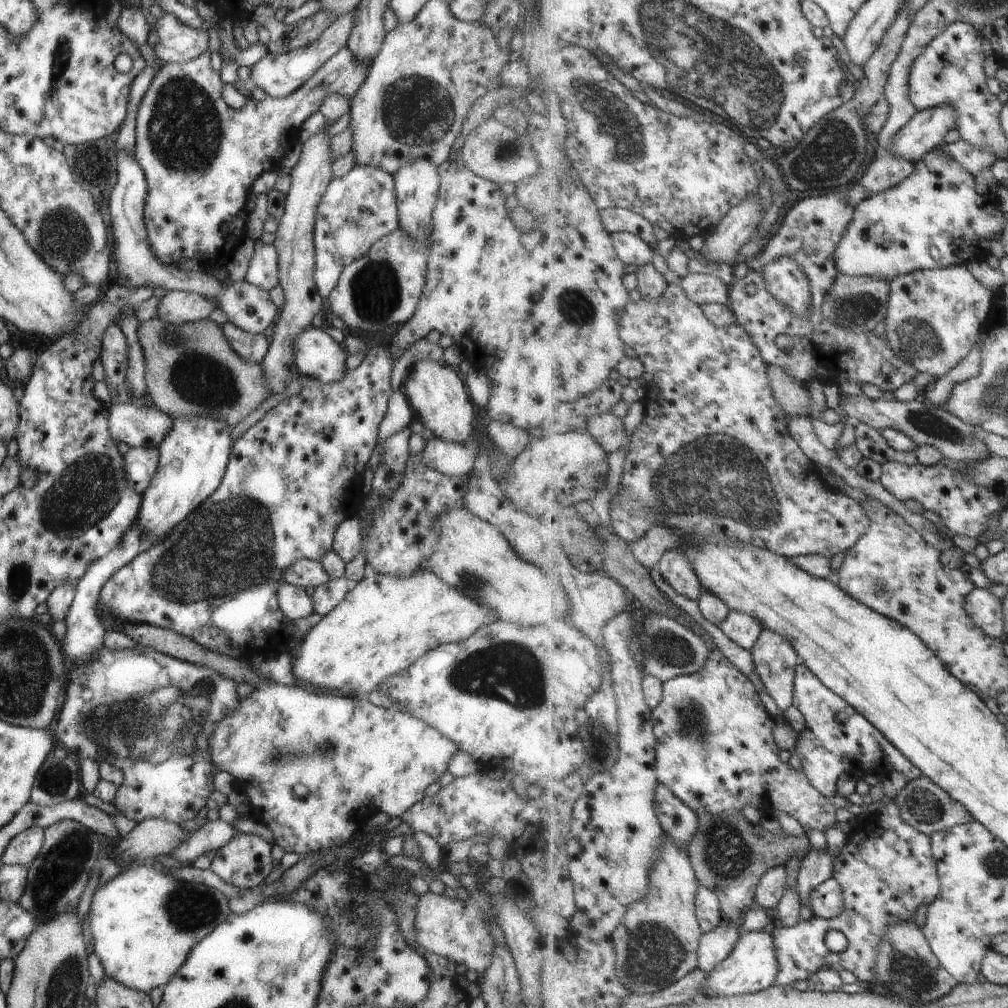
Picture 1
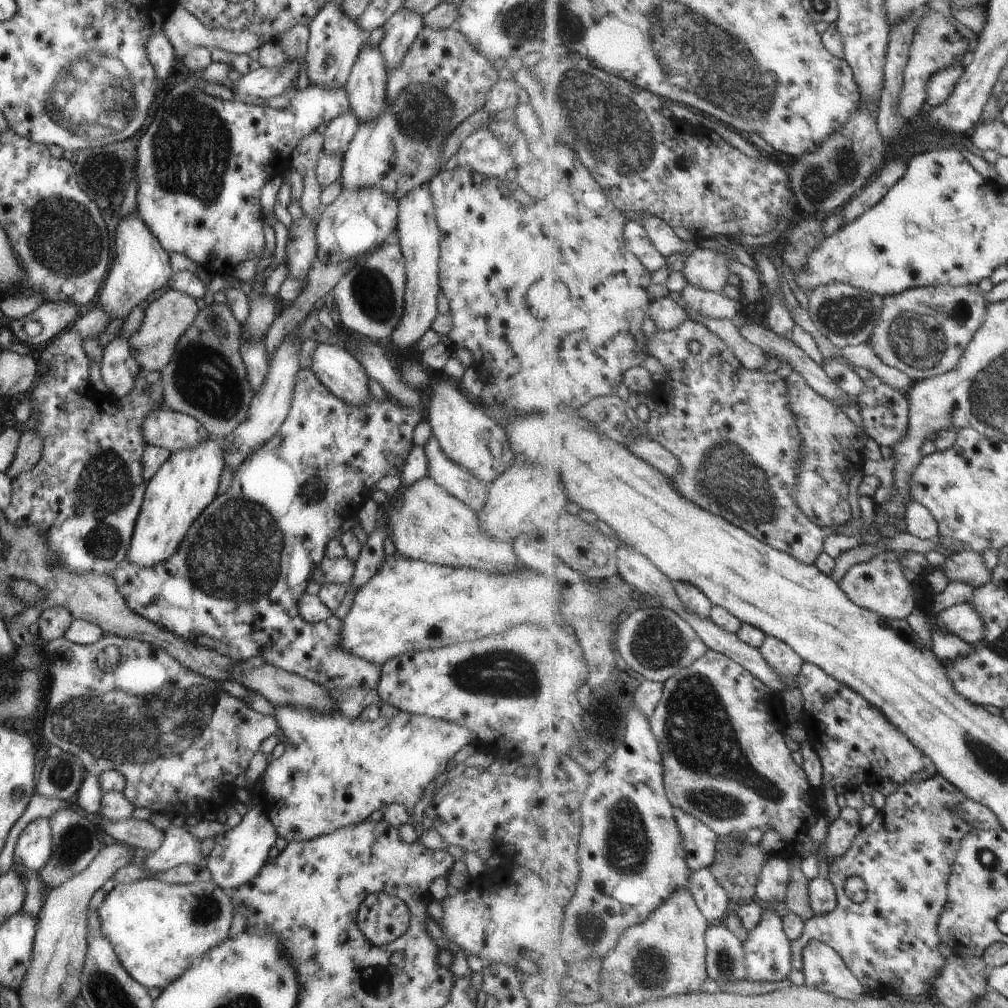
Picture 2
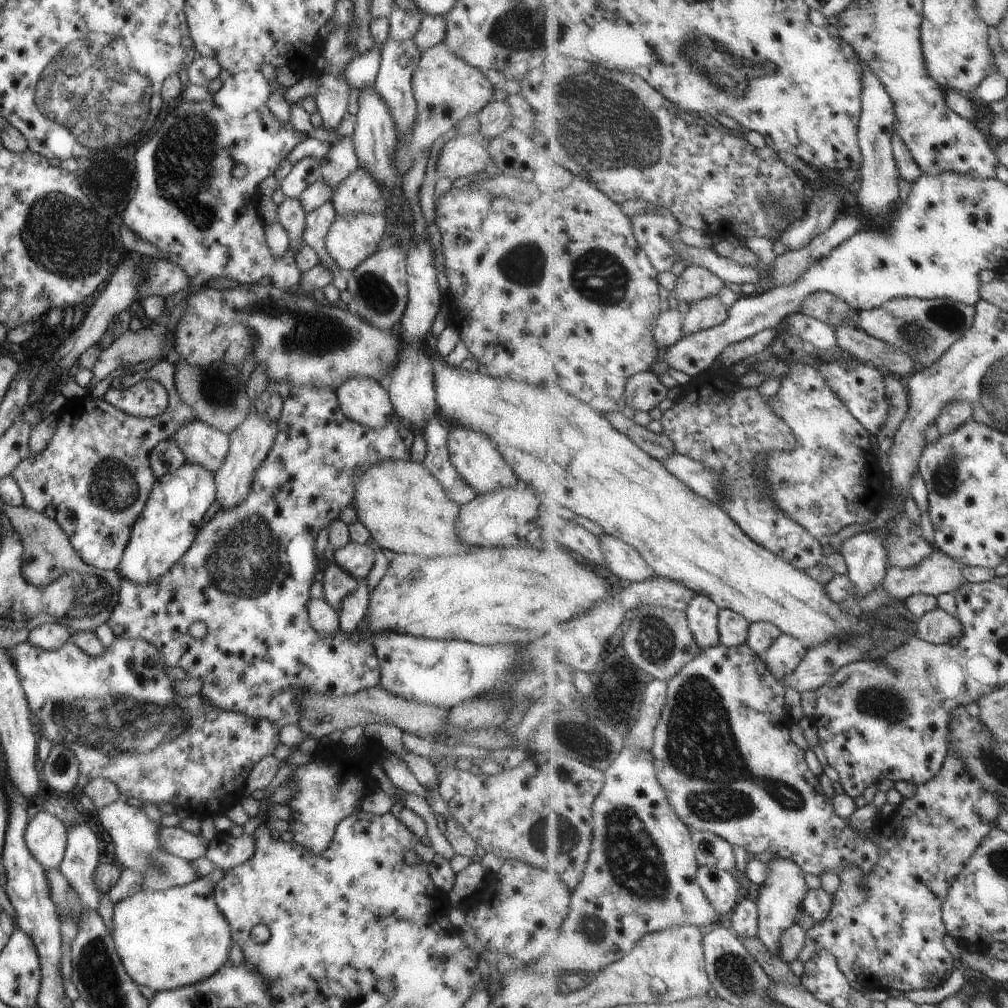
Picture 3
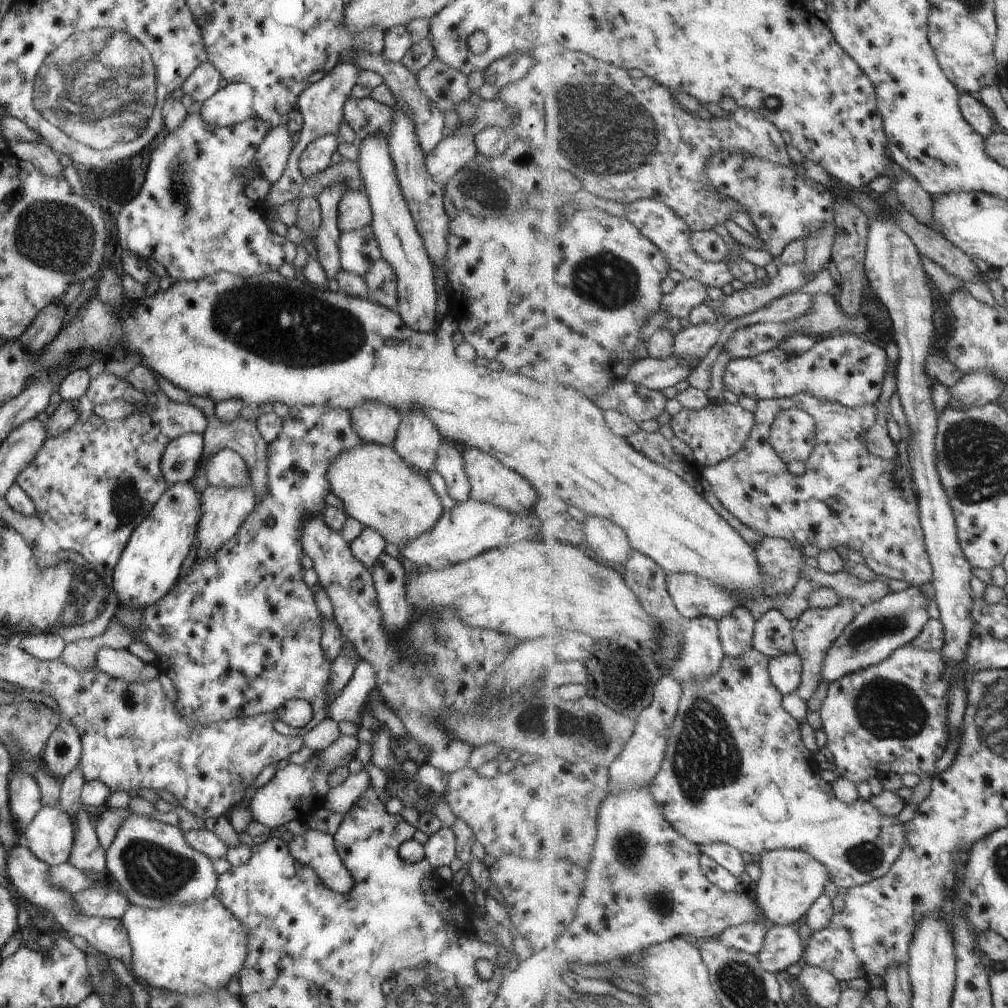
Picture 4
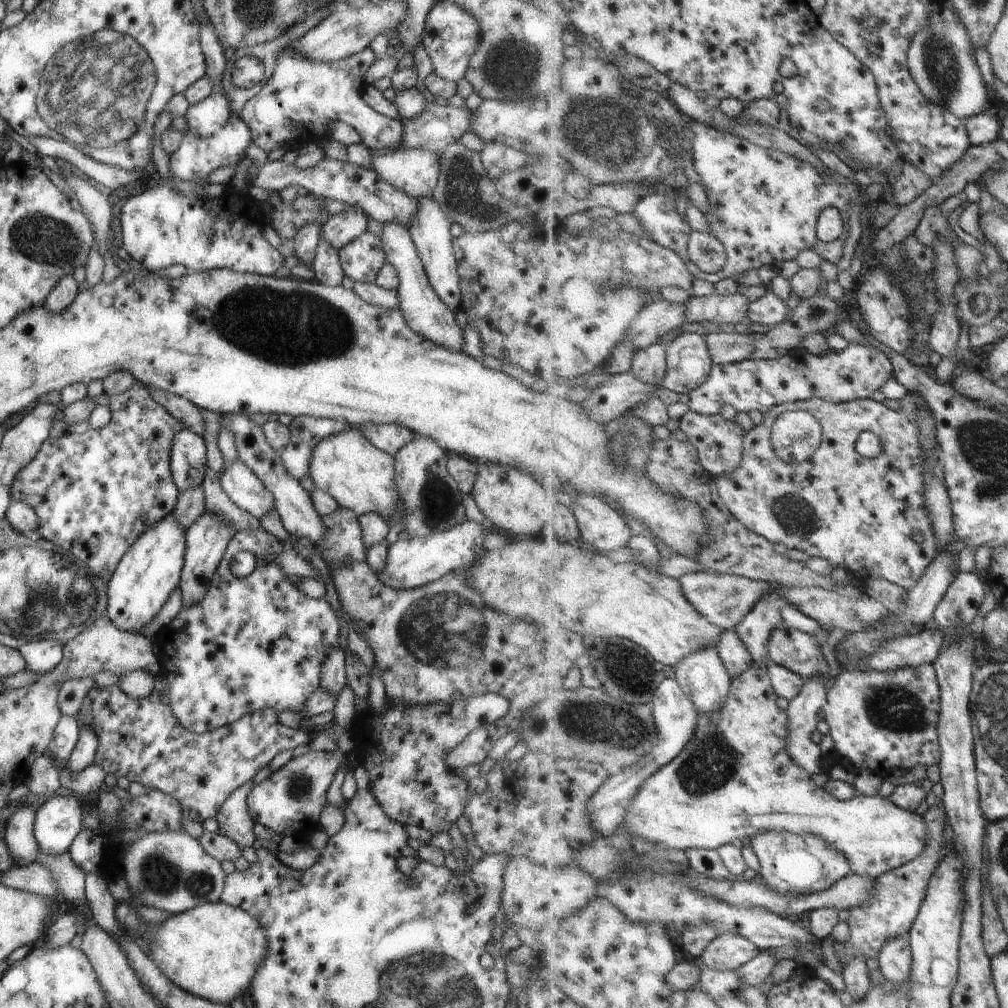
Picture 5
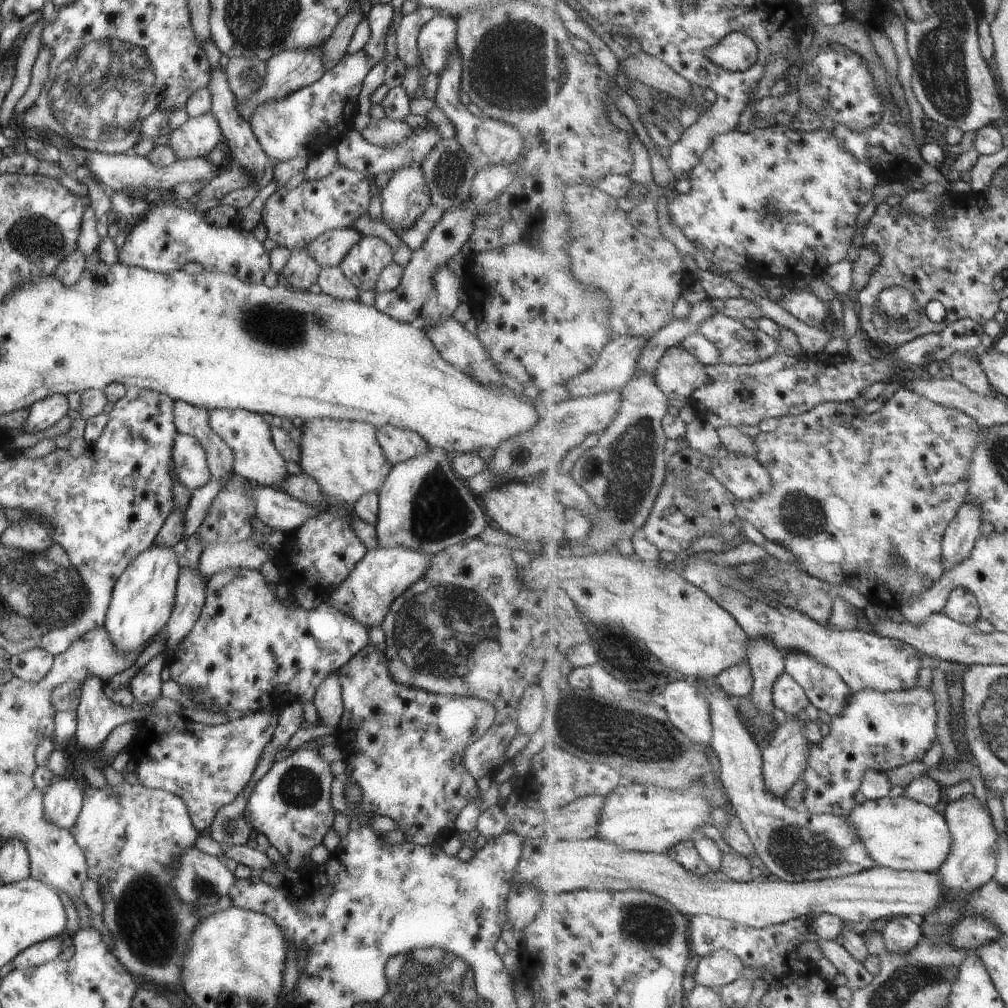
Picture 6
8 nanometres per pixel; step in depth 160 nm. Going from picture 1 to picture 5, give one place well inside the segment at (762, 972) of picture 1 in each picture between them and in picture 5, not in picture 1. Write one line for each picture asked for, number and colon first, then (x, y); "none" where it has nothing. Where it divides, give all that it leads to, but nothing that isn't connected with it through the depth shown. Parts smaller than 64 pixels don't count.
2: (768, 949)
3: (781, 898)
4: (792, 881)
5: (791, 863)

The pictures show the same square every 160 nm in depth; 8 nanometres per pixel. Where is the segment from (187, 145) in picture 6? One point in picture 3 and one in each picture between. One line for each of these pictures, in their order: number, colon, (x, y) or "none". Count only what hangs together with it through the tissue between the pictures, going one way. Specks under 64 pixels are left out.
3: (239, 94)
4: (232, 103)
5: (207, 117)

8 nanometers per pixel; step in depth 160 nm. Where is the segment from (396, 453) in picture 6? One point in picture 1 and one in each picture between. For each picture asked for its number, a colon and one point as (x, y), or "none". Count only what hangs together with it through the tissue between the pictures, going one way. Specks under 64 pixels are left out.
1: (316, 355)
2: (339, 372)
3: (362, 400)
4: (374, 423)
5: (389, 438)

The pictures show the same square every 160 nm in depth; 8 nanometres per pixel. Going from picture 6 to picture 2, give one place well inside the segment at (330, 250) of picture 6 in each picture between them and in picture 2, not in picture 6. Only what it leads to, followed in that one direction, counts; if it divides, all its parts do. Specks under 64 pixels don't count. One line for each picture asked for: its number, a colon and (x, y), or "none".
2: (442, 79)
3: (357, 193)
4: (353, 211)
5: (342, 227)

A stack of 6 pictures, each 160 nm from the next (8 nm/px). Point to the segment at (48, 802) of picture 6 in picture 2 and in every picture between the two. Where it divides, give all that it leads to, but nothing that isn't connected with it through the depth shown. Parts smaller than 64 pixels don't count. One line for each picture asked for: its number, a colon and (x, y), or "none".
2: (33, 846)
3: (45, 836)
4: (49, 836)
5: (56, 822)

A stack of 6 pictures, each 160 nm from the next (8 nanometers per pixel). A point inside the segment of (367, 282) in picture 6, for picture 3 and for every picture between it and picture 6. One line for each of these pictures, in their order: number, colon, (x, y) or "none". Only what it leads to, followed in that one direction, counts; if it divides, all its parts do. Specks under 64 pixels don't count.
3: (350, 239)
4: (357, 249)
5: (360, 260)

